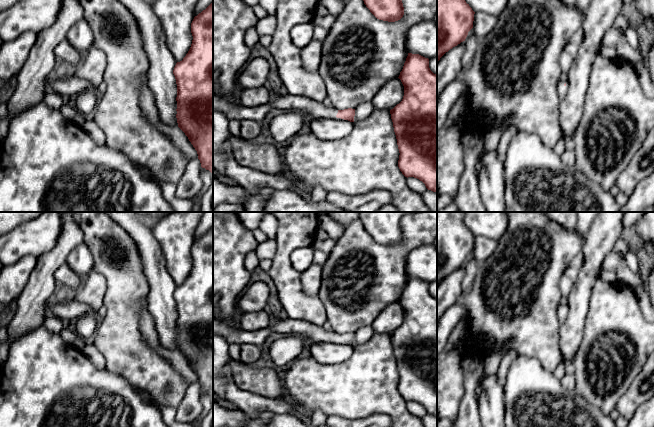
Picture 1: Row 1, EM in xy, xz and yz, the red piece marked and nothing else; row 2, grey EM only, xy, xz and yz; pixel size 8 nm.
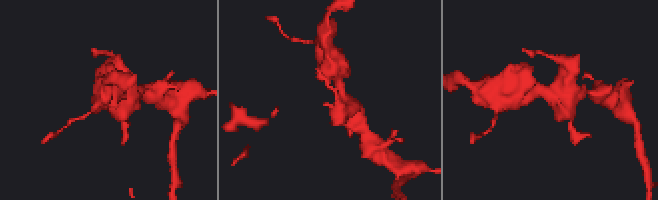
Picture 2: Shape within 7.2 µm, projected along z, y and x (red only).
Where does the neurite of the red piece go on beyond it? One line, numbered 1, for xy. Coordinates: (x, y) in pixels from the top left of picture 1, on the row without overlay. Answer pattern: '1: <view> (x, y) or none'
1: none

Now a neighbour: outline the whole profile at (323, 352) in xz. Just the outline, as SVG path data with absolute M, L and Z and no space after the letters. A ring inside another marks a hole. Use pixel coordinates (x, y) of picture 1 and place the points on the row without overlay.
M313 342L310 345L311 357L320 364L339 364L353 354L353 346L330 342Z

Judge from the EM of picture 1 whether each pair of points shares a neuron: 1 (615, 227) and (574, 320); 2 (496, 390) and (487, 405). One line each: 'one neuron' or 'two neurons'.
1: one neuron
2: one neuron

